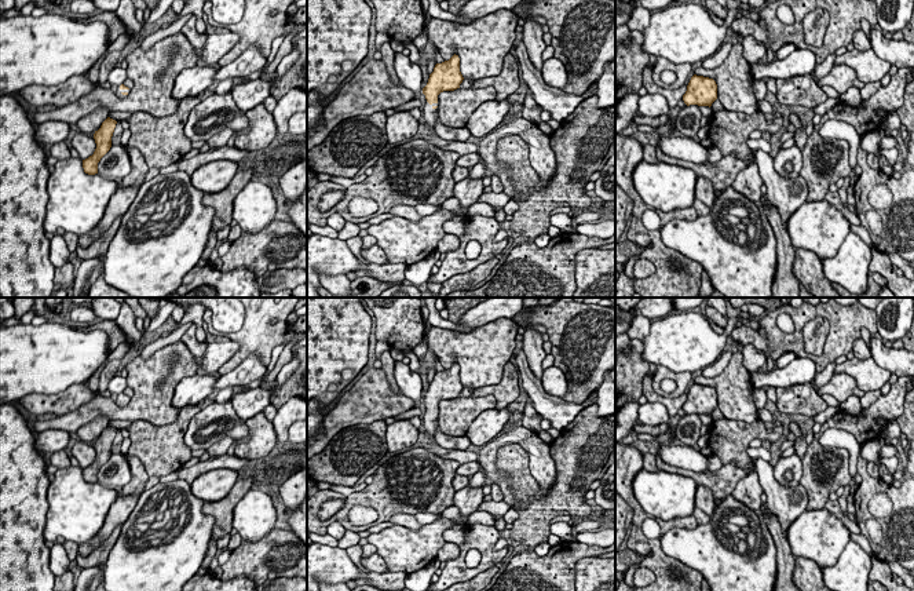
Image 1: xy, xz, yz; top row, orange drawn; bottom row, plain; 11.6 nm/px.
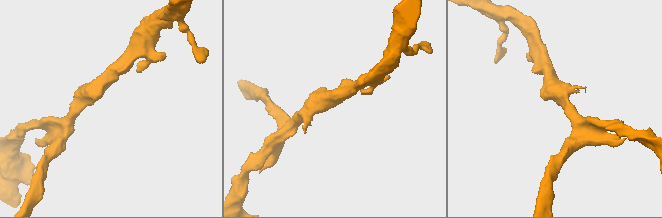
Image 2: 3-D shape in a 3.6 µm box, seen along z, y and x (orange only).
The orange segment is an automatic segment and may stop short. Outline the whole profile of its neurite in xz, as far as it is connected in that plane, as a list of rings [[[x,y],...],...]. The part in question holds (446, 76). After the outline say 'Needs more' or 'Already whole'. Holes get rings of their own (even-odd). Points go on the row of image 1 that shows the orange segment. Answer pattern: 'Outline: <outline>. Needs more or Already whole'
Outline: [[[454,54],[449,61],[435,65],[427,85],[423,88],[423,94],[425,95],[425,105],[423,109],[425,124],[435,127],[439,105],[438,95],[443,91],[460,88],[463,80],[458,55]]]. Needs more

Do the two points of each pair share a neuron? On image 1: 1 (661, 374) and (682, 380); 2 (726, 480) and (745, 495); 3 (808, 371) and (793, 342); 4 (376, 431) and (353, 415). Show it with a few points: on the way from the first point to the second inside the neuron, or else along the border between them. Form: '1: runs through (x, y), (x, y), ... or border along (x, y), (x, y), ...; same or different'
1: runs through (666, 374), (676, 376); same
2: border along (755, 469), (737, 484), (731, 493); different
3: border along (796, 357), (808, 357), (814, 363), (816, 372); different
4: border along (384, 419), (350, 424), (336, 434); different

